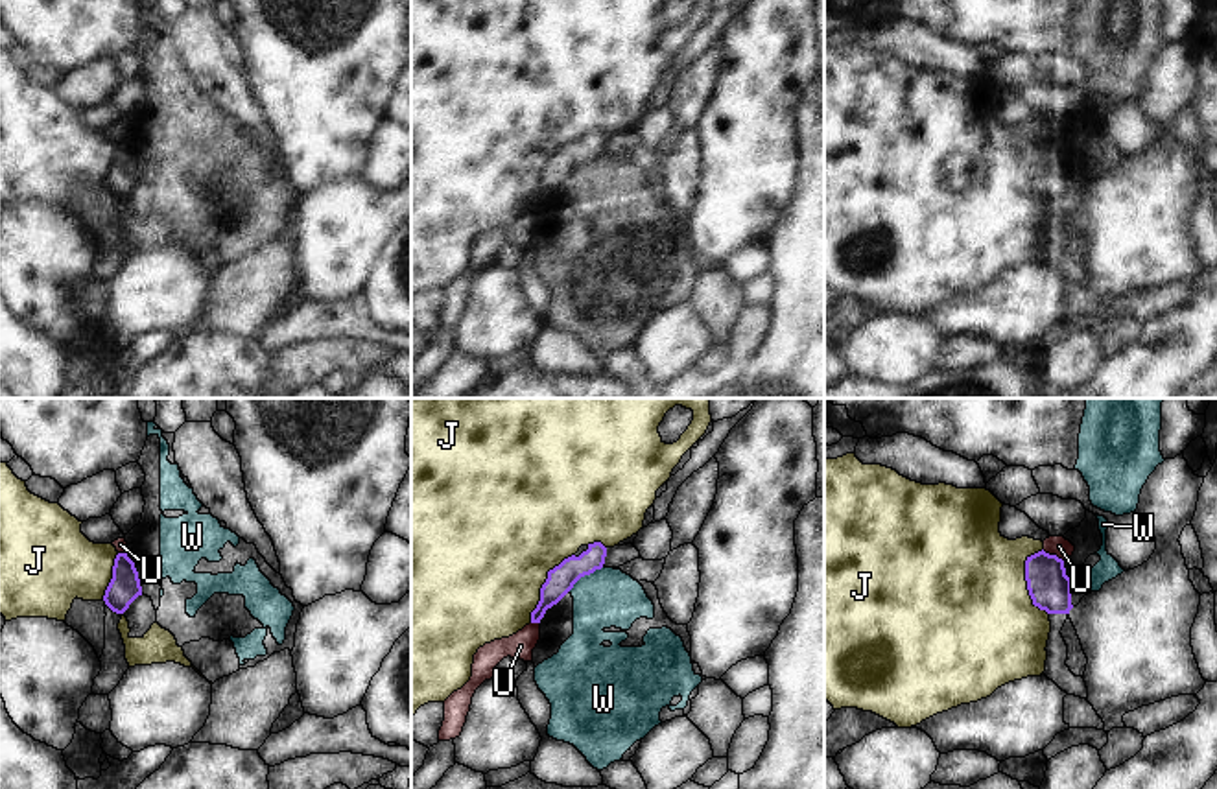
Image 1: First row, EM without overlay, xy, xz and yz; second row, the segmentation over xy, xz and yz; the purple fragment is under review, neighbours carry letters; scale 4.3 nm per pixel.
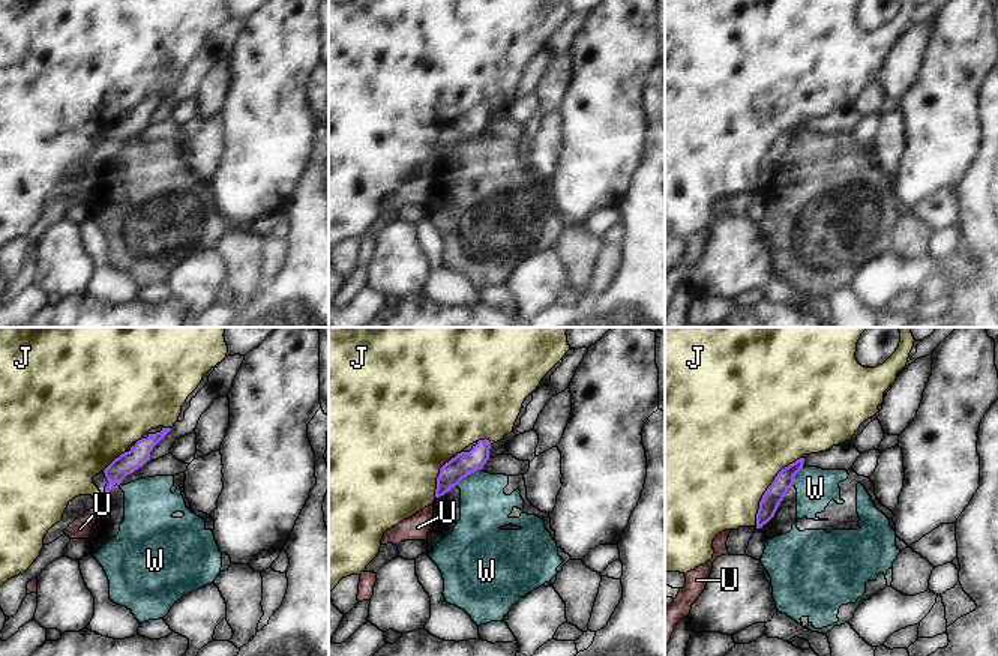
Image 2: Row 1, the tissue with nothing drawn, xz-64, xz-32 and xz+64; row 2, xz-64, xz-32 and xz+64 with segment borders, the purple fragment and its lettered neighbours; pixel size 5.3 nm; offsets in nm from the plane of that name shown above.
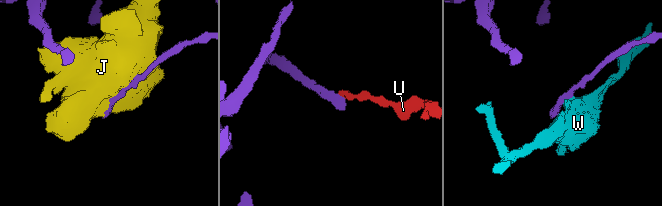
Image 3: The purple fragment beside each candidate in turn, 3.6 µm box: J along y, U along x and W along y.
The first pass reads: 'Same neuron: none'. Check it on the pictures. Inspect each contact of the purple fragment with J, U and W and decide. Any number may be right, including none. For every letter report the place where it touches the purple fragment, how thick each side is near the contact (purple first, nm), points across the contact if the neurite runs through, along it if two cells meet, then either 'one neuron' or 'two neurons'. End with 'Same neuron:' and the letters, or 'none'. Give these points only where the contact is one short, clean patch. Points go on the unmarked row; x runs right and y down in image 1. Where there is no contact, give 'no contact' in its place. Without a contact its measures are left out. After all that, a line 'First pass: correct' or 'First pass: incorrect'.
J: yz (1026, 166) | 190/500 nm | two neurons
U: yz (1053, 142) | 190/90 nm | along yz (1042, 137), (1064, 148) | two neurons
W: xz (585, 161) | 120/260 nm | along xz (603, 153), (585, 161), (568, 177) | two neurons
Same neuron: none
First pass: correct

